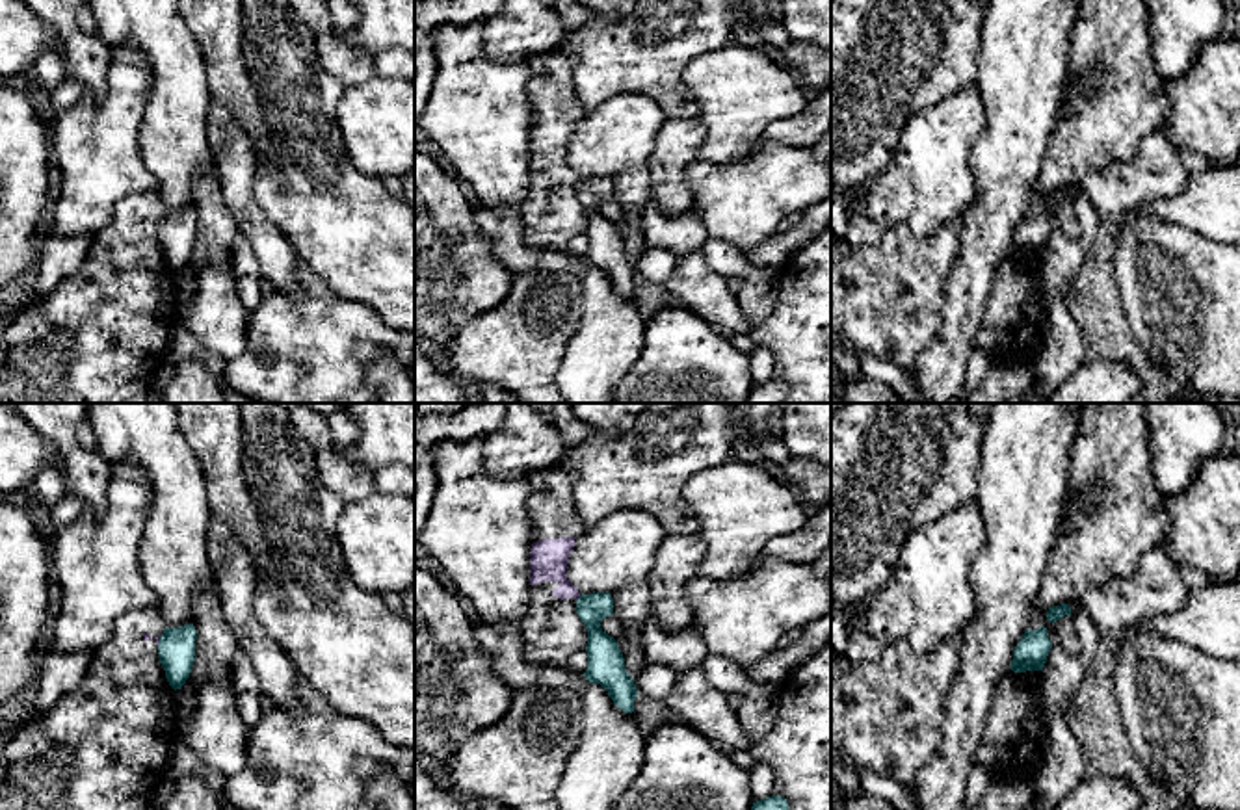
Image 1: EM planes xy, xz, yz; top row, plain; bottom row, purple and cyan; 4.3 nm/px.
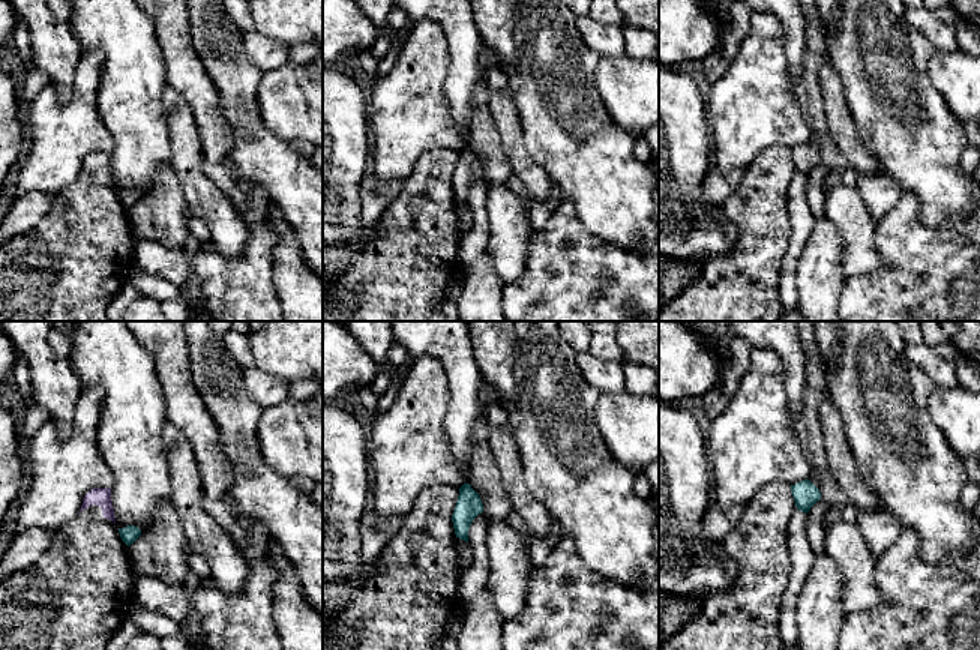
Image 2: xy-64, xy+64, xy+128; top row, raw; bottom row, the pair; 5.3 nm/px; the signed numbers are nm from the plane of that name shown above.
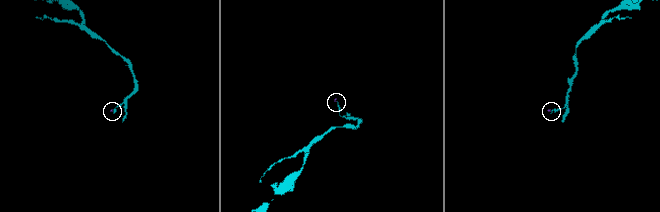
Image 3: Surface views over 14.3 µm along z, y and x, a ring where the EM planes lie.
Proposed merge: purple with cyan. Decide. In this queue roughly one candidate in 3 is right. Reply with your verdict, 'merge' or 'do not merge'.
do not merge

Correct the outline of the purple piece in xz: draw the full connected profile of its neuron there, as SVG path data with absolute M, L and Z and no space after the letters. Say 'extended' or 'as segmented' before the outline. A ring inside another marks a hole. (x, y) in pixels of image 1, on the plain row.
extended; M554 50L528 59L532 78L526 91L532 104L534 128L530 132L530 180L519 208L522 242L534 249L563 251L569 242L586 234L587 214L576 197L578 173L567 163L567 147L576 121L584 115L574 89L574 56Z

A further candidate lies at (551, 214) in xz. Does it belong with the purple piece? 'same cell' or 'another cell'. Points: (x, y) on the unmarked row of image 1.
same cell

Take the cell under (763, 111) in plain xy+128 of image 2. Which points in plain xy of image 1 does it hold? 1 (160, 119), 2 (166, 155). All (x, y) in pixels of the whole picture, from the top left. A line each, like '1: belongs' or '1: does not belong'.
1: does not belong
2: does not belong

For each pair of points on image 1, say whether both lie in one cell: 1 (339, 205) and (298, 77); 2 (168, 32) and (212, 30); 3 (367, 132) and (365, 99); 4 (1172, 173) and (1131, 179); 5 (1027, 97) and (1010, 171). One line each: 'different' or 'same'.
1: same
2: different
3: same
4: same
5: same

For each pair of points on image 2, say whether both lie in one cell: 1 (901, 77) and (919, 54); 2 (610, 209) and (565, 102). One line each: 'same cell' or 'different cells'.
1: same cell
2: same cell

